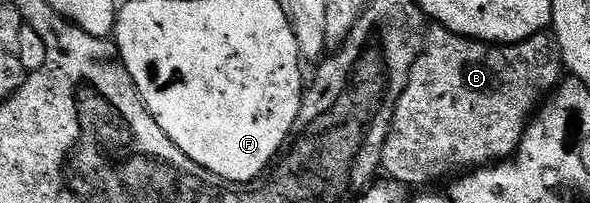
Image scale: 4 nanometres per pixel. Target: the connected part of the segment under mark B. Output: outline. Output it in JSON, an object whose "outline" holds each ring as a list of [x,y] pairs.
{"outline":[[[431,25],[426,32],[422,54],[416,60],[408,84],[396,104],[390,135],[382,153],[385,177],[403,187],[426,186],[449,174],[458,176],[463,172],[473,172],[517,155],[532,115],[563,78],[562,50],[553,33],[543,32],[523,42],[491,44],[475,42],[473,38],[453,34],[443,26]]]}

